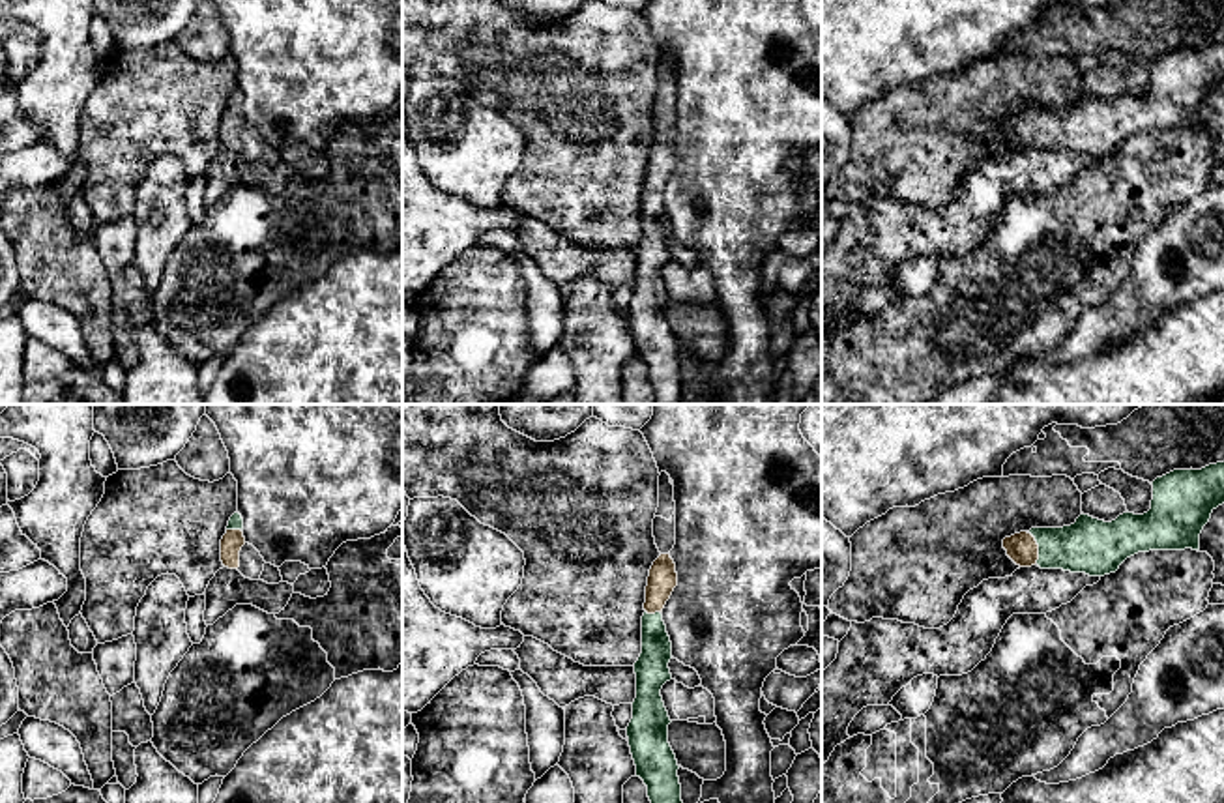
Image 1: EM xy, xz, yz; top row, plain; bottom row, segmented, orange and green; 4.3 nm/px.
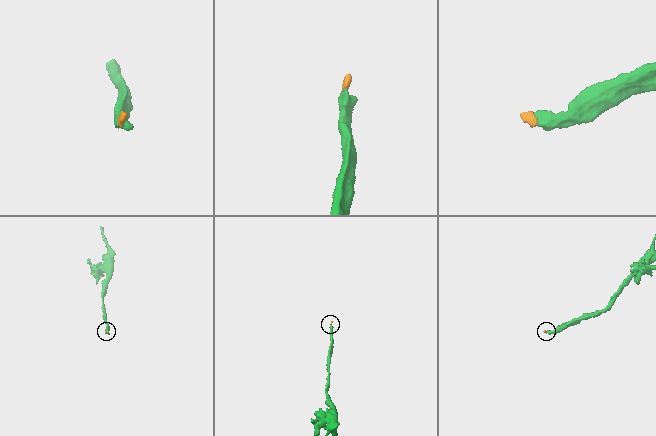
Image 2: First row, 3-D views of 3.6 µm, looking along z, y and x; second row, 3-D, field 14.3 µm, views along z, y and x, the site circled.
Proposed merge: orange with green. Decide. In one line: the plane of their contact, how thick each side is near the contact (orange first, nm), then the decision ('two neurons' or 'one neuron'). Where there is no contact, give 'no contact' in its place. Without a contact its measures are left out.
contact in yz; calibres 140 and 240 nm; one neuron

